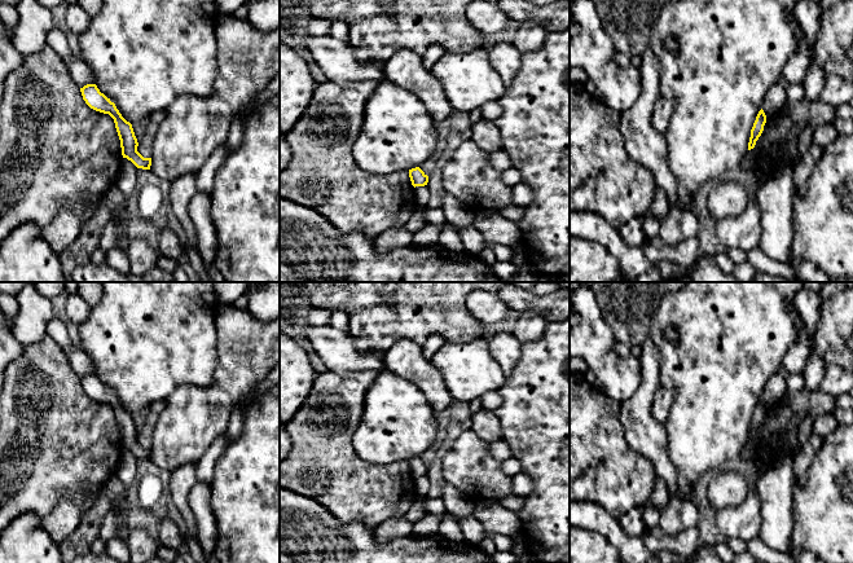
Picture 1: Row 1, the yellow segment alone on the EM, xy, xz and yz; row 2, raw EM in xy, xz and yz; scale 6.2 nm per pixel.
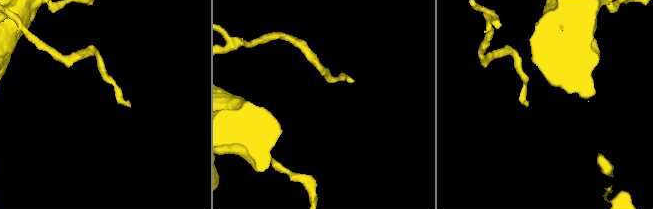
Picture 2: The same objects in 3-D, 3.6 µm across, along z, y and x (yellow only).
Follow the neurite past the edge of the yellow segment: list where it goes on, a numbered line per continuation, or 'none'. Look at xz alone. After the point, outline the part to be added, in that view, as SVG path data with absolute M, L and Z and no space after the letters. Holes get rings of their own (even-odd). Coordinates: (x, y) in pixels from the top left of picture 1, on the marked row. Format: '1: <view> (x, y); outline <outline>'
none

